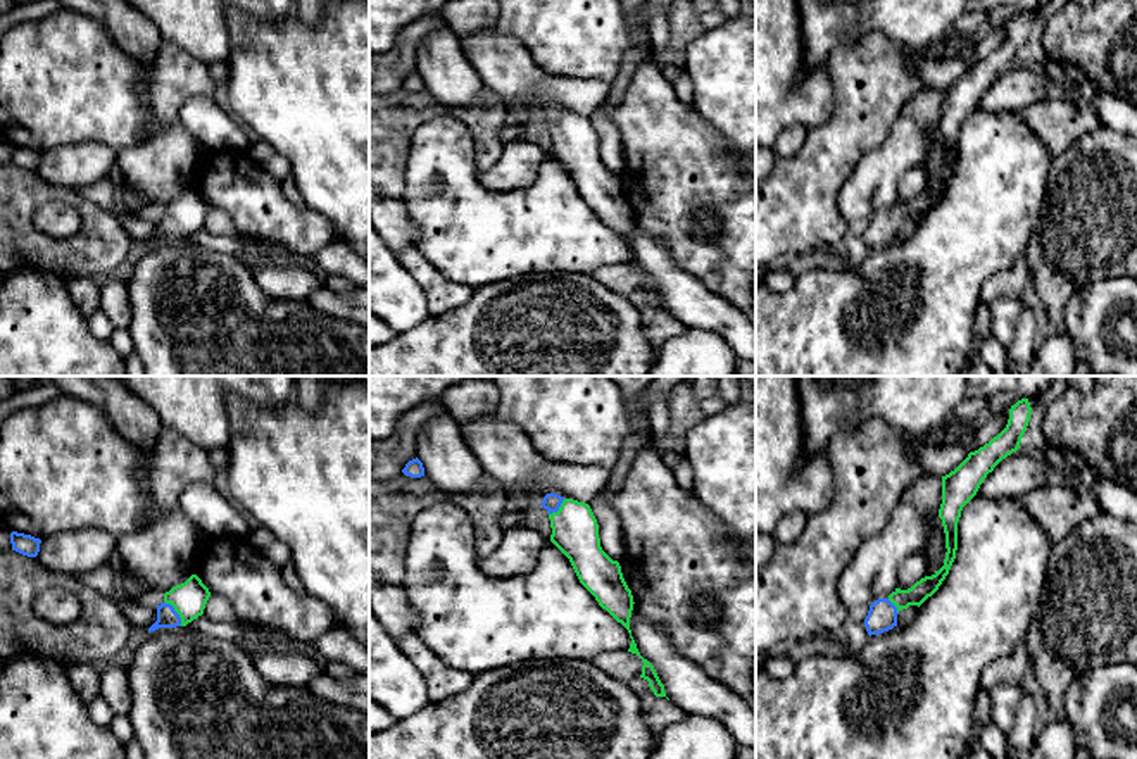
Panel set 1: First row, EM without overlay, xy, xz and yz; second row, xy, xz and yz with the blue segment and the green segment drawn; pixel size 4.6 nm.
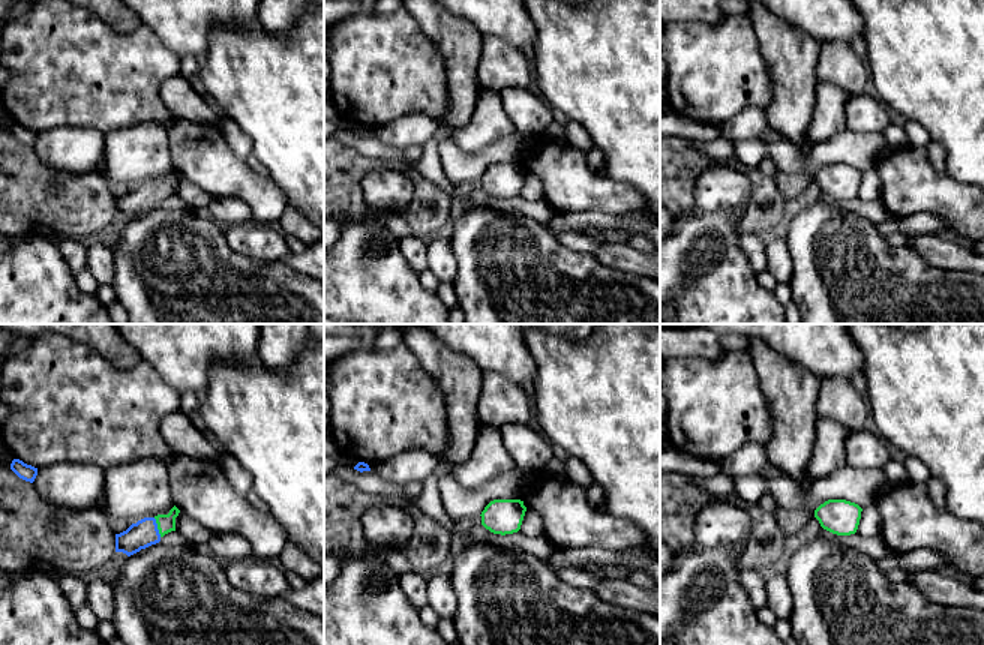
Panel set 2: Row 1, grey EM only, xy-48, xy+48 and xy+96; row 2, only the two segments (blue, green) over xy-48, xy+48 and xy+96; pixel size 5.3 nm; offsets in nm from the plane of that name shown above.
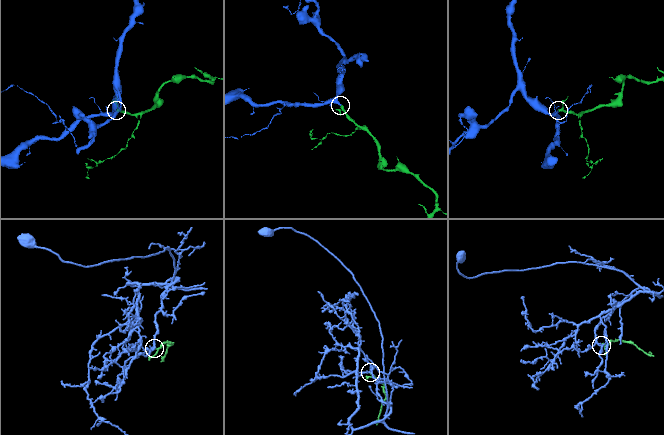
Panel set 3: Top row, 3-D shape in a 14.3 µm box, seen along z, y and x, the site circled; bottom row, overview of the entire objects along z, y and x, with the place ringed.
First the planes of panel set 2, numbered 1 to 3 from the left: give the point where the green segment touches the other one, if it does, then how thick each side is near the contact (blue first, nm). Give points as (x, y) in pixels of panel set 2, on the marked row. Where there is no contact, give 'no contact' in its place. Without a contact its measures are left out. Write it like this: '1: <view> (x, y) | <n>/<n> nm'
1: xy-48 (156, 527) | 150/100 nm
2: no contact
3: no contact

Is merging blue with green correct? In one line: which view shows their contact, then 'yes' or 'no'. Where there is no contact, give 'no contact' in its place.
xy | yes

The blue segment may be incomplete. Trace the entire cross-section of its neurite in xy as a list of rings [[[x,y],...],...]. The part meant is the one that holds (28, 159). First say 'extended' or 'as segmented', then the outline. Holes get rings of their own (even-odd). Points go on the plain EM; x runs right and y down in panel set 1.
as segmented; [[[12,145],[10,157],[12,157],[12,164],[28,171],[36,171],[40,166],[41,154],[31,148]]]

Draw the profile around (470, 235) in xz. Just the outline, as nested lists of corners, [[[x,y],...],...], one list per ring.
[[[450,116],[431,119],[412,136],[405,160],[405,193],[400,200],[418,233],[418,250],[447,279],[469,288],[528,274],[592,274],[599,267],[628,264],[631,252],[595,210],[580,197],[569,172],[550,157],[528,188],[488,191],[476,174],[473,136],[468,126]]]

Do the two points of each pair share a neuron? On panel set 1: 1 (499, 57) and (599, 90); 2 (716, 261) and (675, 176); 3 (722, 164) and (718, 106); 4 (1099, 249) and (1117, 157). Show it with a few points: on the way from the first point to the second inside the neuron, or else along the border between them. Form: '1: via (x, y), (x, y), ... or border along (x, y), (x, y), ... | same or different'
1: via (523, 81), (532, 90), (575, 90) | same
2: via (704, 240), (703, 207), (694, 197) | same
3: border along (692, 107), (727, 142), (737, 166) | different
4: via (1099, 226), (1099, 219), (1117, 200), (1117, 180) | same

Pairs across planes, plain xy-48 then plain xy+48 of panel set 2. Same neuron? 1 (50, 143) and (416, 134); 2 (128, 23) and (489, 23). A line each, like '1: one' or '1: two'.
1: one
2: two

